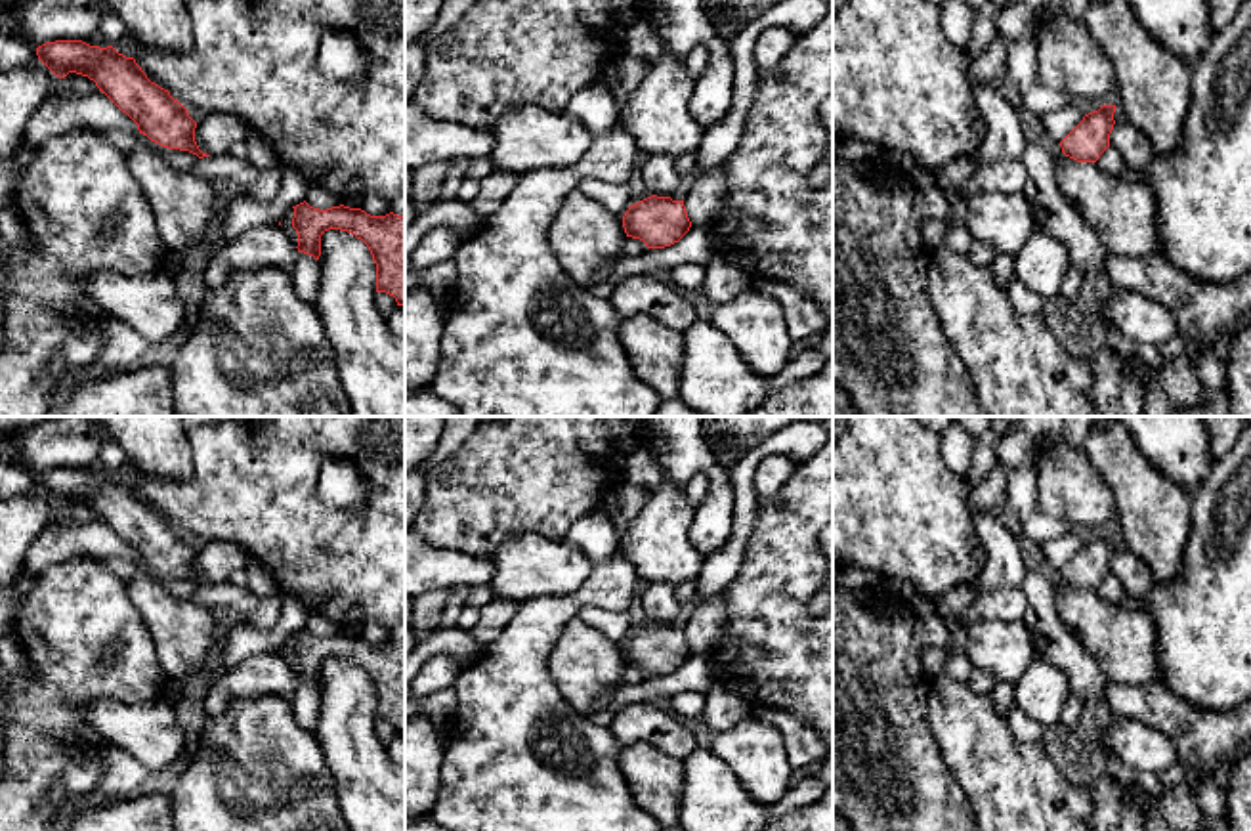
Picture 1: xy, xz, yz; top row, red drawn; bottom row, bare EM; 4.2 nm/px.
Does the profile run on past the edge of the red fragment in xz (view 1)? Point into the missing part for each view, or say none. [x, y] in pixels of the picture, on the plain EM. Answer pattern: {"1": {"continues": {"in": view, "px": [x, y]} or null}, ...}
{"1": {"continues": null}}

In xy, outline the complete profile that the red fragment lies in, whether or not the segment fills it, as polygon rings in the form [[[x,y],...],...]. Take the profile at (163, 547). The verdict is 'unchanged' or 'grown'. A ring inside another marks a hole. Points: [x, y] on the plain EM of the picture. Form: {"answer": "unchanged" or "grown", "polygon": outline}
{"answer": "unchanged", "polygon": [[[55,468],[36,476],[38,487],[59,506],[69,501],[95,510],[122,541],[151,569],[189,579],[199,586],[202,581],[195,569],[197,550],[168,518],[151,510],[134,485],[118,481],[113,474],[99,476],[82,468]]]}

